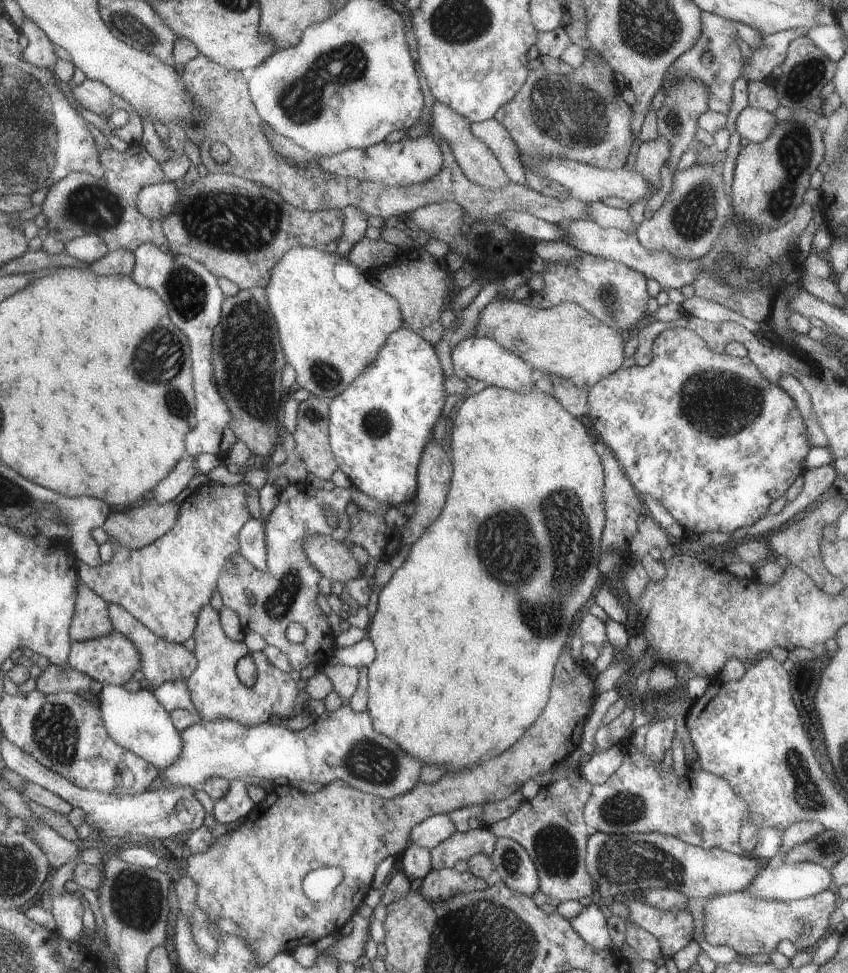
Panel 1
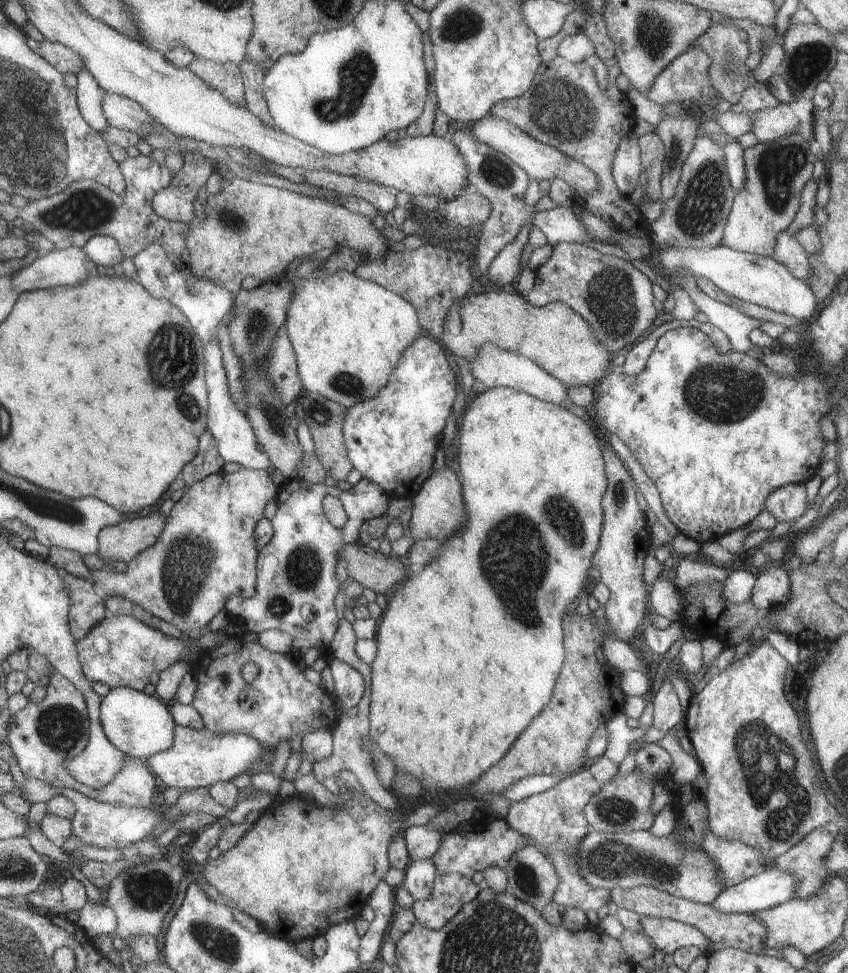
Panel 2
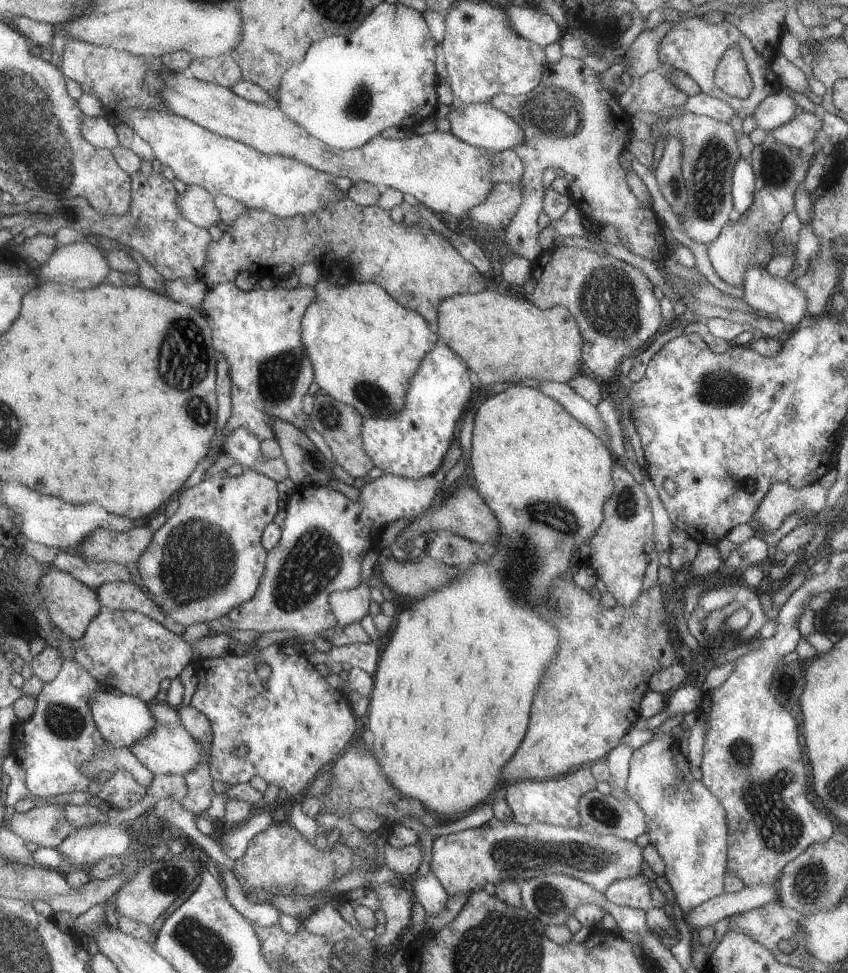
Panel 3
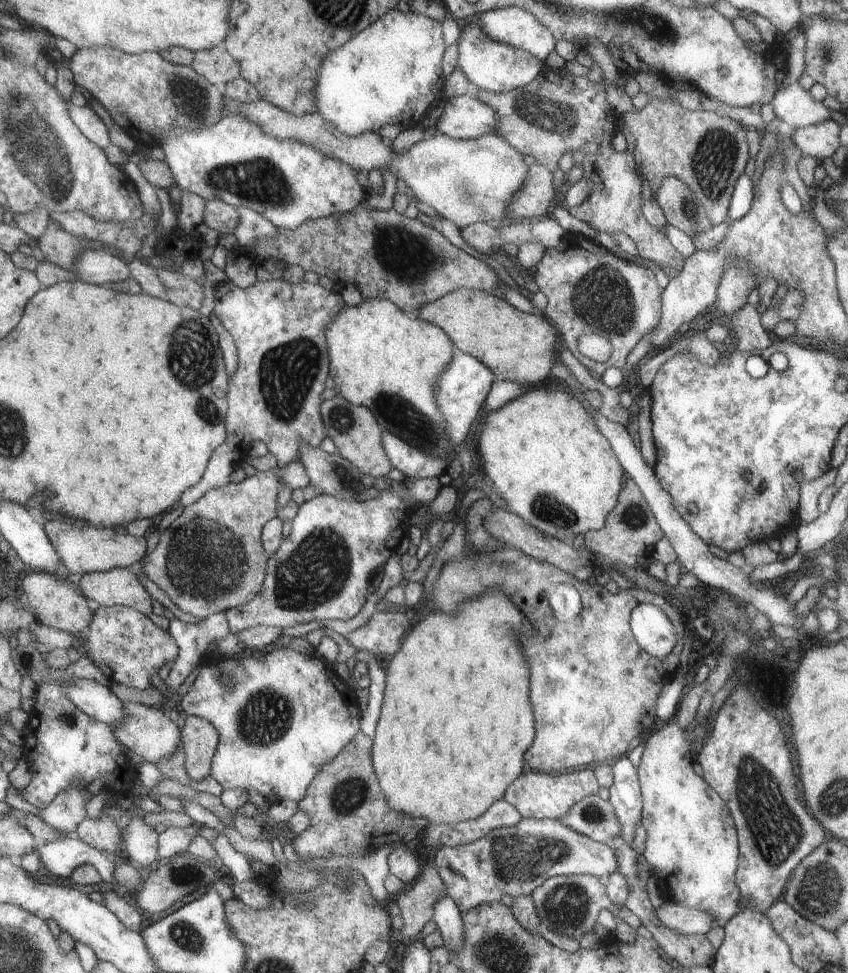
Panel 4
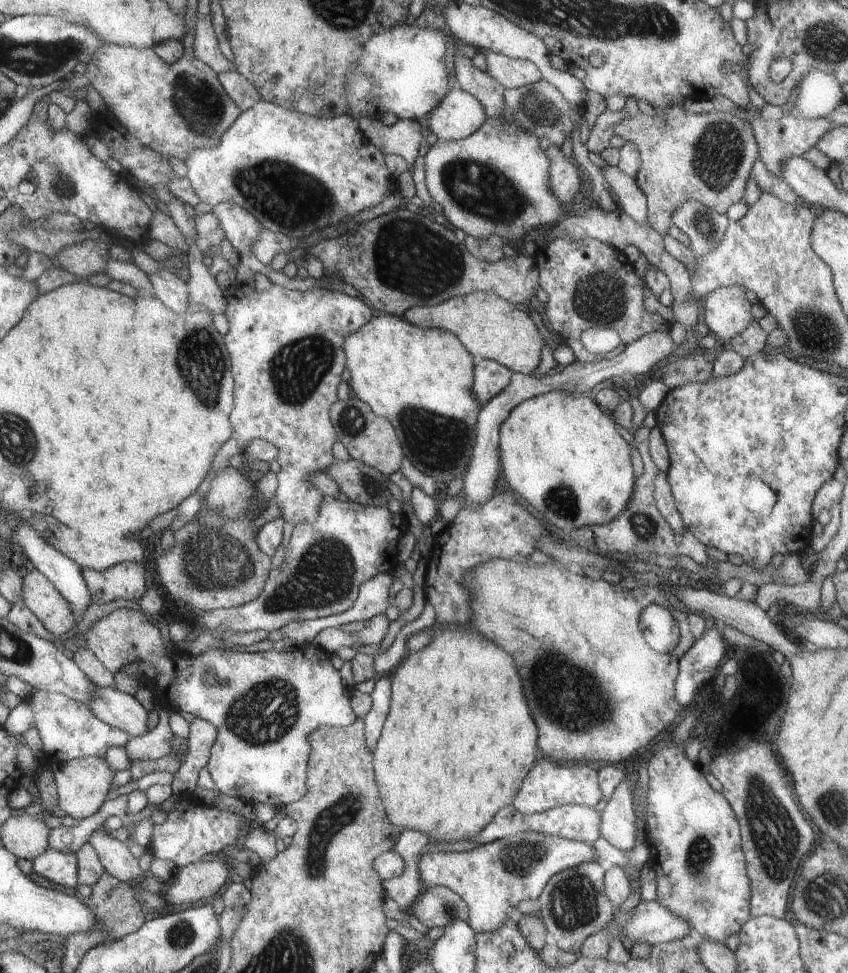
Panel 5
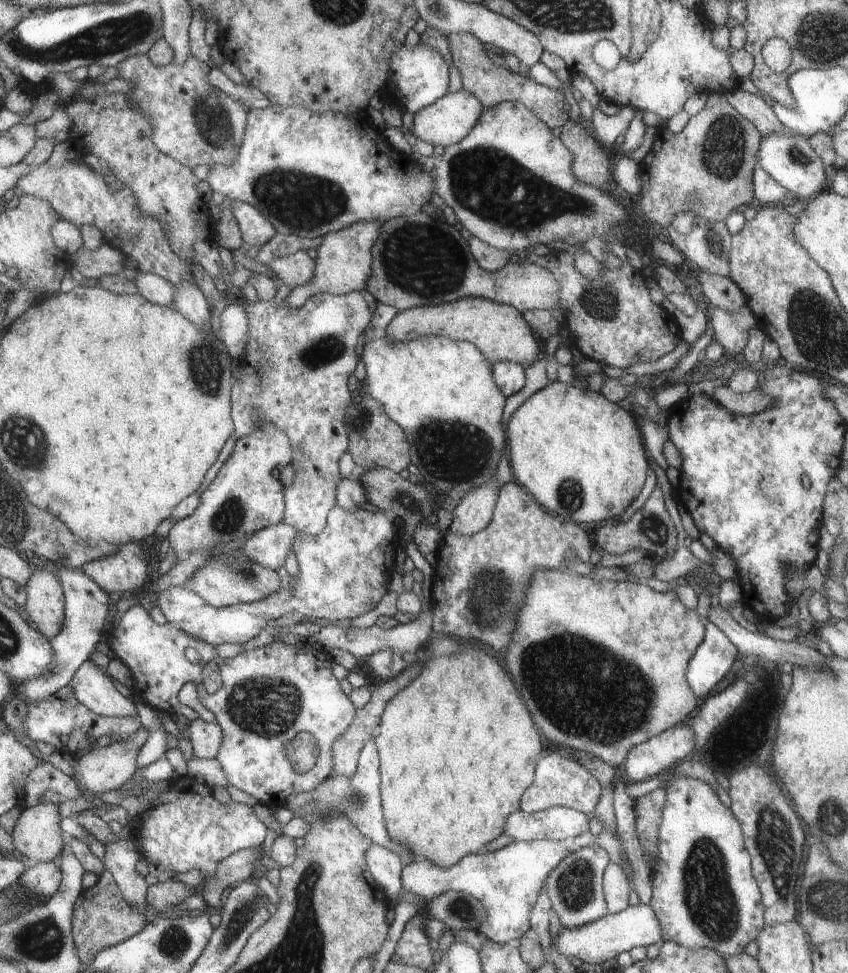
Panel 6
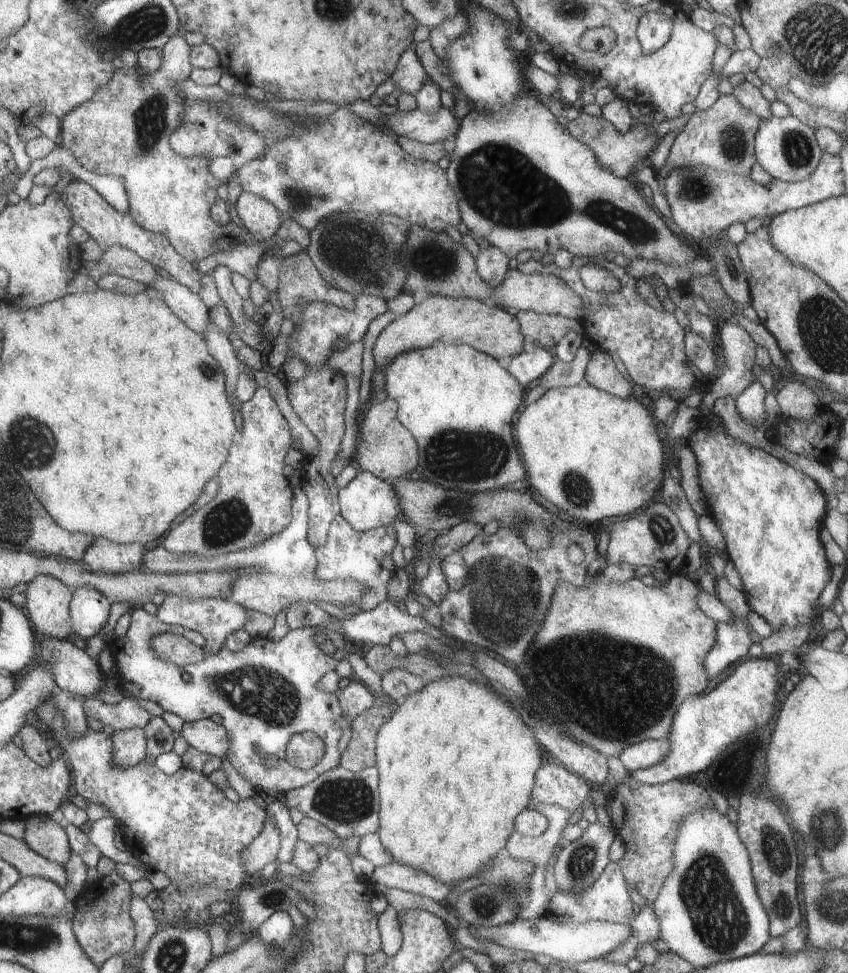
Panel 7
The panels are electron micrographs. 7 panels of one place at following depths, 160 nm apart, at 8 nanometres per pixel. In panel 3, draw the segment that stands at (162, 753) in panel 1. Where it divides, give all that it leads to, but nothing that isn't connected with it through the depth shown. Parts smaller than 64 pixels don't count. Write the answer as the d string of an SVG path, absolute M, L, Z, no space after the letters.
M95 692L89 698L89 707L97 727L109 746L114 749L128 749L138 740L145 739L145 736L148 736L150 731L153 731L155 723L153 713L150 712L149 704L146 704L139 697L124 694L116 696L108 692Z

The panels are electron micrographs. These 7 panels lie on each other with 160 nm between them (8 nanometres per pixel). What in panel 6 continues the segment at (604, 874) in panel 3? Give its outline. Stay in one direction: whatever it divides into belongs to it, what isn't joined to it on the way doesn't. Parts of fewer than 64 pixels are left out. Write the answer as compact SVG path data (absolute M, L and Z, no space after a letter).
M541 839L533 842L511 841L504 848L491 853L470 854L450 868L440 868L430 860L416 859L403 866L402 889L420 896L424 902L447 891L471 894L482 902L486 910L480 932L496 943L517 943L530 931L530 912L550 872L569 854L572 854L572 849L563 841Z

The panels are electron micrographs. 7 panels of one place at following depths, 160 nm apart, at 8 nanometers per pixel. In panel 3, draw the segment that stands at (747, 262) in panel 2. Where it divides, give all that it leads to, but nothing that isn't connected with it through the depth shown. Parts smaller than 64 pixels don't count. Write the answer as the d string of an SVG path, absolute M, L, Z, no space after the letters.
M747 267L743 302L753 312L781 320L785 327L796 326L805 316L805 292L785 277L772 276L764 267Z

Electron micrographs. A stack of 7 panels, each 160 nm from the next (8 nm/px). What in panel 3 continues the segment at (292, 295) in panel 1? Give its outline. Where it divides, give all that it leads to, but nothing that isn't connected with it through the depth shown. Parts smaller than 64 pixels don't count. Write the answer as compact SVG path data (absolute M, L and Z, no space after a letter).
M321 278L316 282L315 302L303 319L303 343L315 368L320 392L358 409L364 417L389 417L405 410L407 389L421 361L433 350L440 336L421 314L407 309L376 283L332 285Z

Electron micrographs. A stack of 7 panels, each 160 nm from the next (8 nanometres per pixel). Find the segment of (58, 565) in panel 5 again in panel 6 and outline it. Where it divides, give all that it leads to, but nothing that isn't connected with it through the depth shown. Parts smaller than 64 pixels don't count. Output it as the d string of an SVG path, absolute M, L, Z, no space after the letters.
M58 566L62 588L65 592L65 624L61 632L52 639L56 668L44 676L16 685L16 691L26 700L46 700L60 688L67 686L74 674L84 662L90 660L91 655L97 650L97 644L104 636L104 624L108 616L108 600L110 596L93 582L81 569Z

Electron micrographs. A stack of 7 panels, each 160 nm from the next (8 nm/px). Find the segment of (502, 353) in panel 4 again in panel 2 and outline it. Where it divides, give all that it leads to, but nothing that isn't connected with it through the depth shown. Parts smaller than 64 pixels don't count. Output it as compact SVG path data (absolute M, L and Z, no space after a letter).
M502 289L466 296L449 312L445 330L439 339L455 358L465 358L469 363L473 362L476 349L490 342L505 351L533 360L567 387L592 387L612 368L610 353L581 313L558 301L535 307L519 290Z

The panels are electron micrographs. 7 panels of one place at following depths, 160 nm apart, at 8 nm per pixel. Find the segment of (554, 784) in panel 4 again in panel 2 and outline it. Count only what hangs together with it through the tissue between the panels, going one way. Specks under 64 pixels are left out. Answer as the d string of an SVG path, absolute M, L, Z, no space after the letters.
M586 768L564 777L544 792L533 794L519 801L511 801L508 814L504 818L510 827L527 838L528 844L542 850L552 863L559 878L553 901L562 905L564 909L580 908L584 912L600 910L612 899L611 891L592 888L581 877L578 858L576 858L578 853L575 852L575 848L579 848L579 842L585 838L586 828L588 828L584 814L582 814L582 806L588 804L603 786L604 784Z

